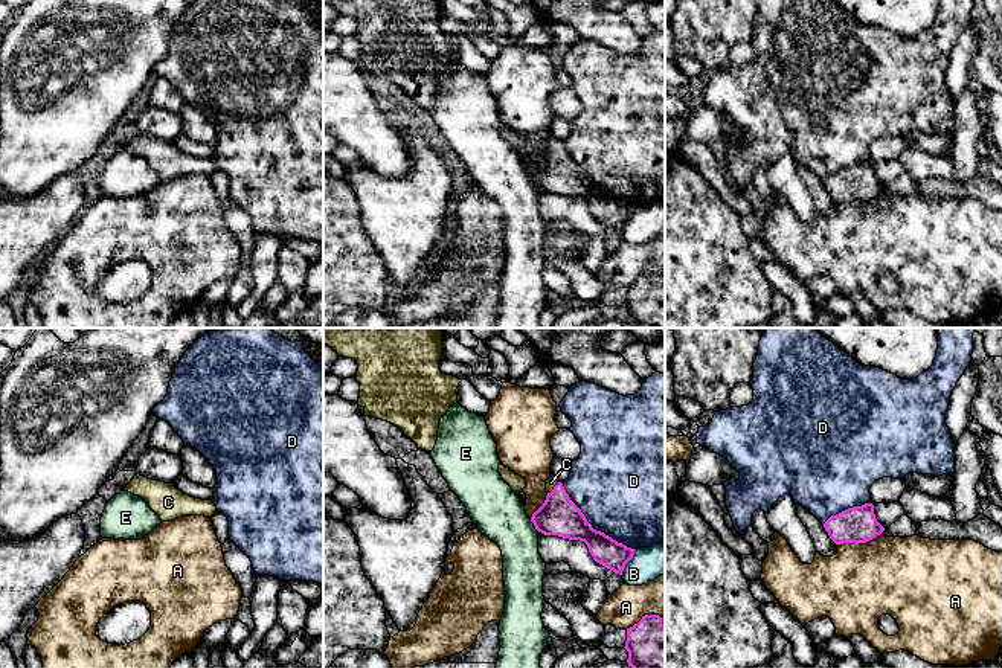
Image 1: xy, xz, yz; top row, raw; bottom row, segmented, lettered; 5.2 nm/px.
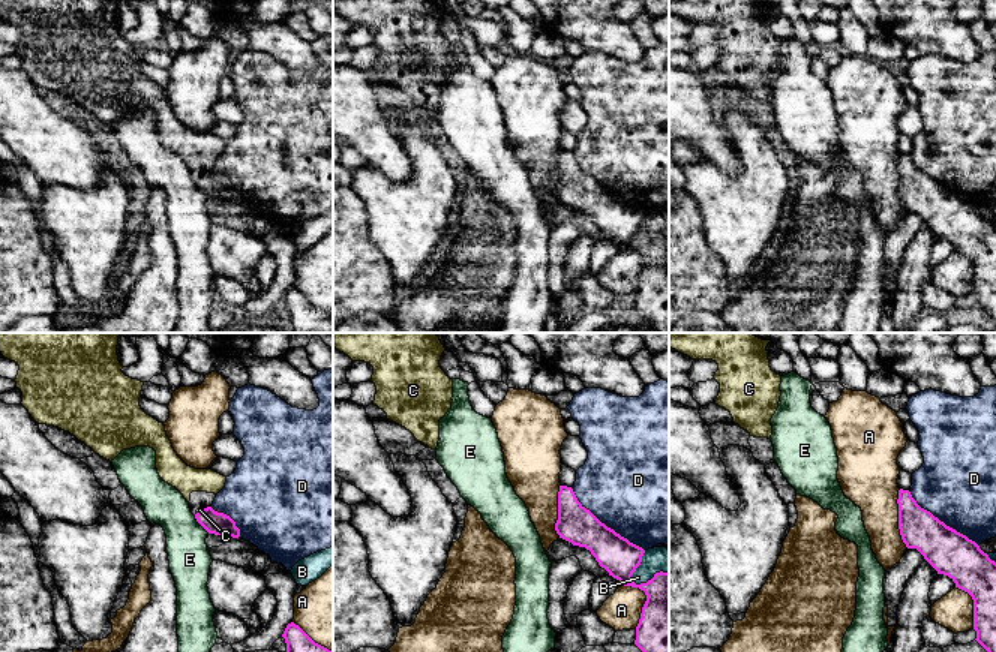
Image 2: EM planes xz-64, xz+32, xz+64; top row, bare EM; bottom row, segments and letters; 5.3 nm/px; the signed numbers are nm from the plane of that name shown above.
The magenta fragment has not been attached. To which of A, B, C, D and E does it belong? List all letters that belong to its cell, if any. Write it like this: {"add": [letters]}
{"add": ["C"]}

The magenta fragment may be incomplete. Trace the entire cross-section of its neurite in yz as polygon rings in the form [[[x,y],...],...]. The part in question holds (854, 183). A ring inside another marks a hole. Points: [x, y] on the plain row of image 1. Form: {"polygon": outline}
{"polygon": [[[872,162],[853,165],[831,174],[824,186],[836,203],[866,201],[885,189],[875,177]]]}

